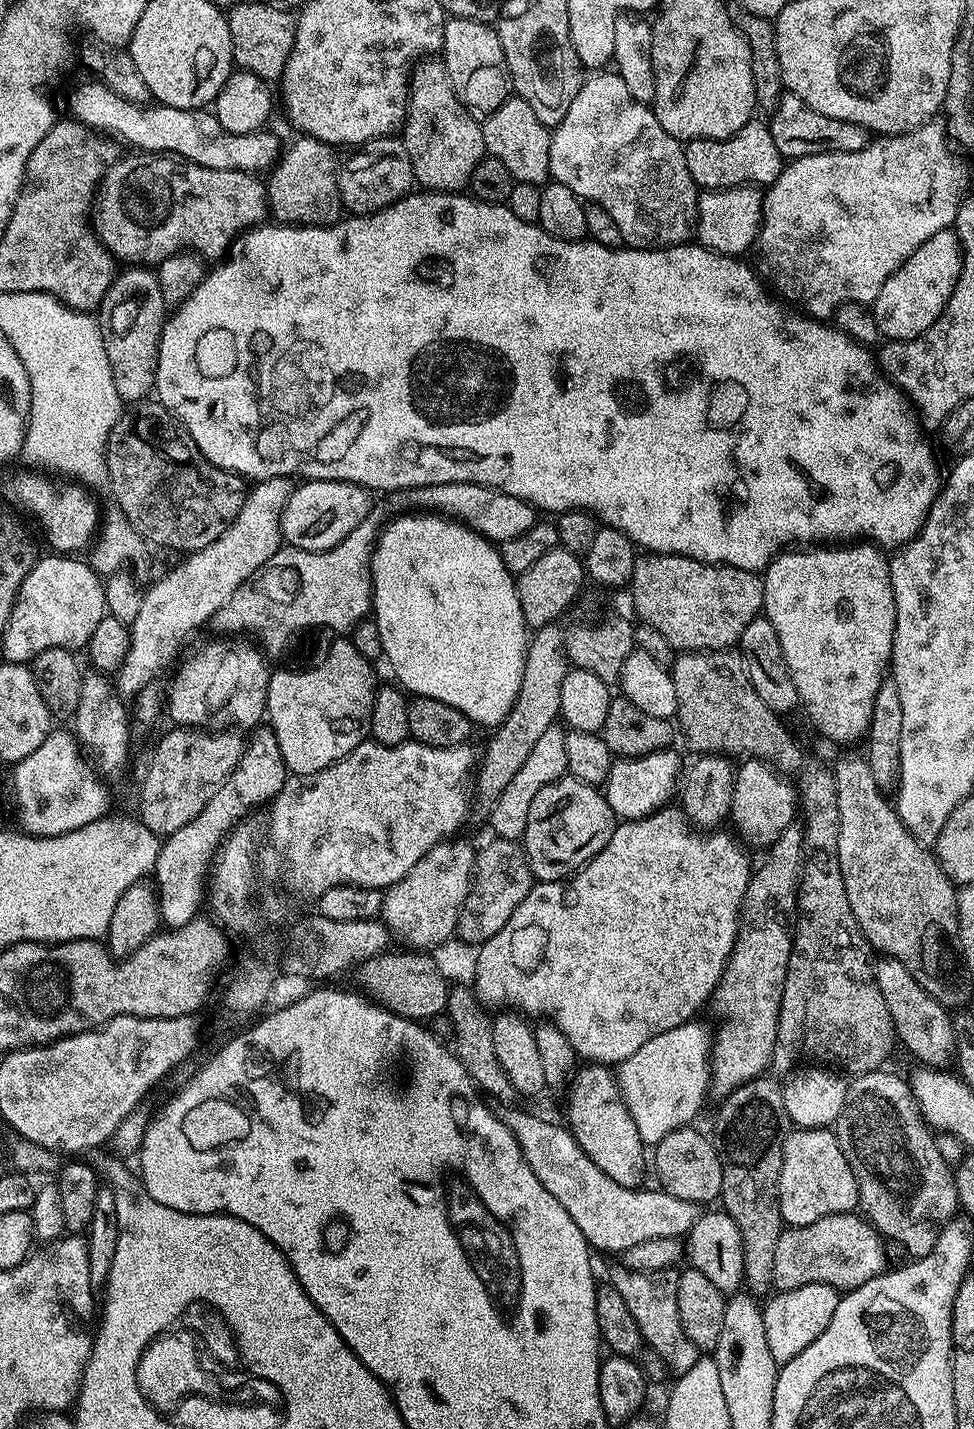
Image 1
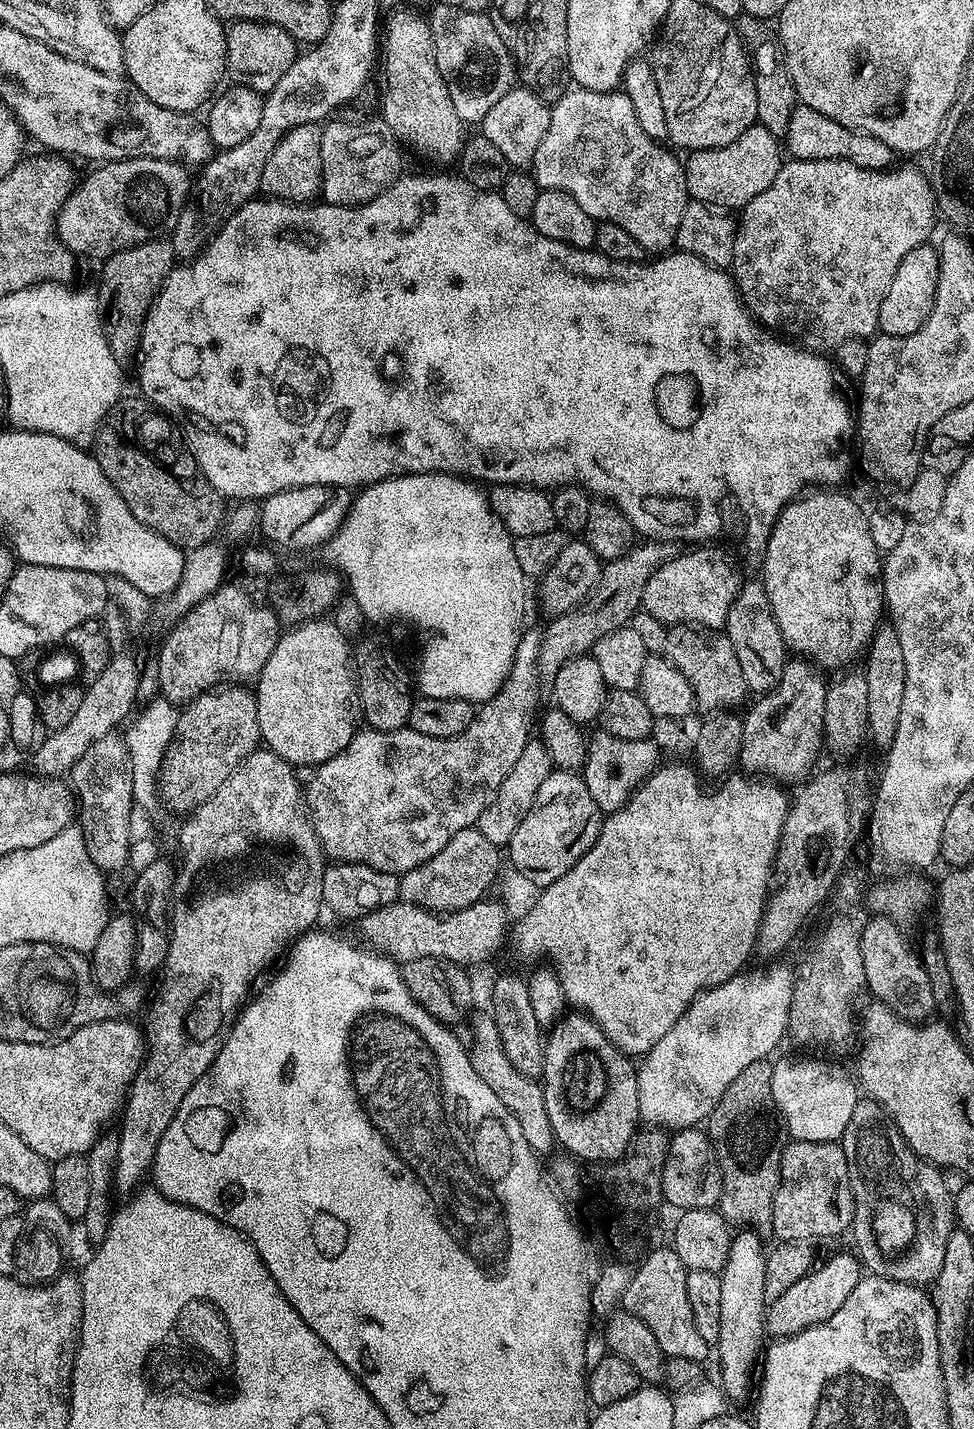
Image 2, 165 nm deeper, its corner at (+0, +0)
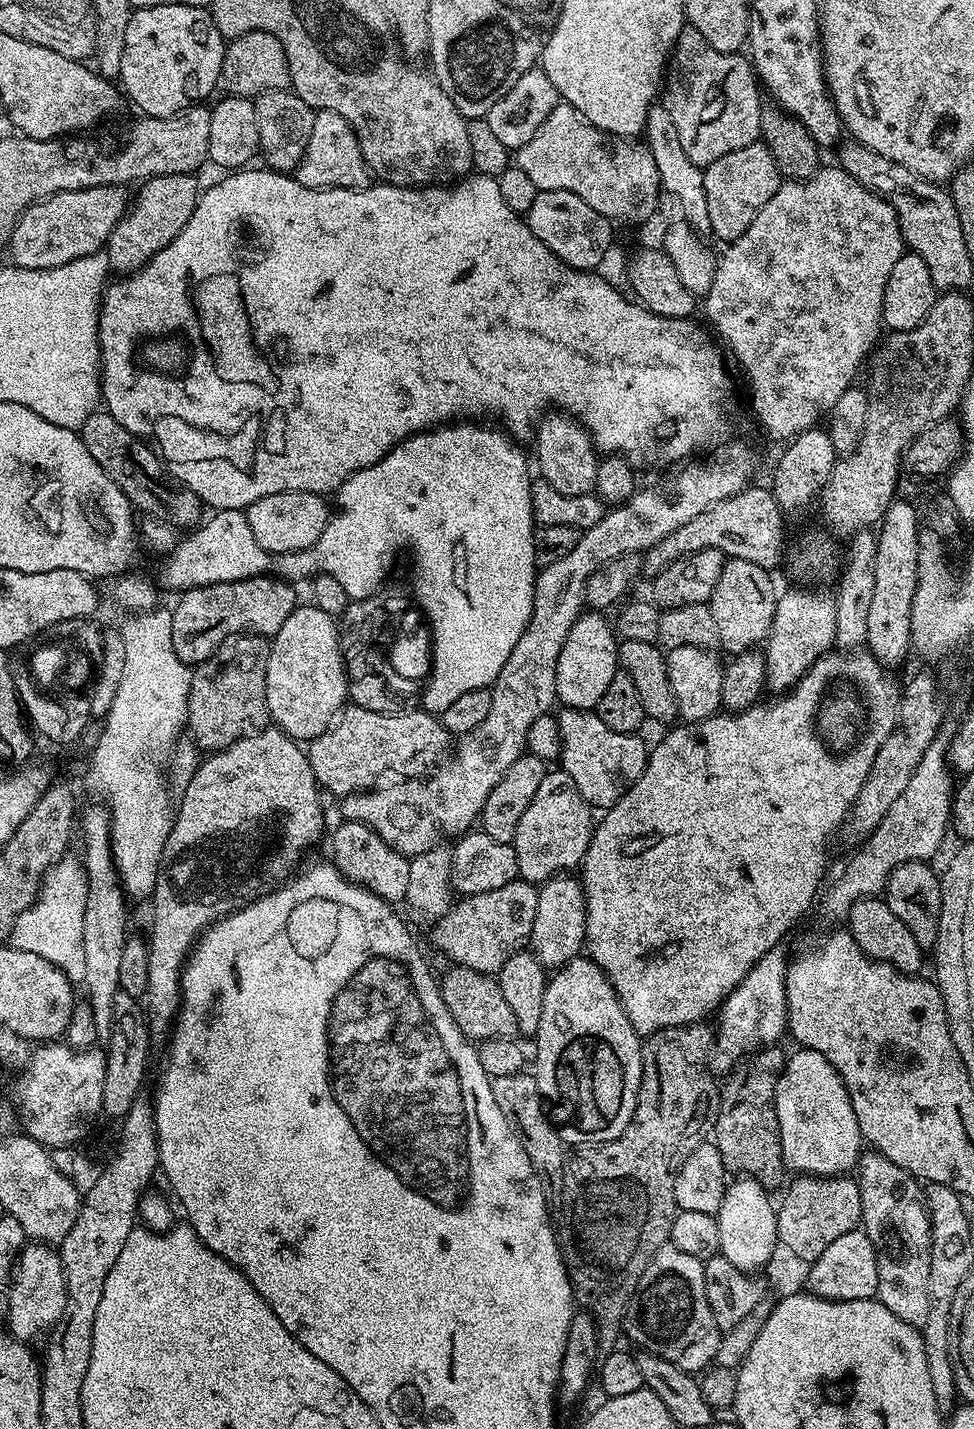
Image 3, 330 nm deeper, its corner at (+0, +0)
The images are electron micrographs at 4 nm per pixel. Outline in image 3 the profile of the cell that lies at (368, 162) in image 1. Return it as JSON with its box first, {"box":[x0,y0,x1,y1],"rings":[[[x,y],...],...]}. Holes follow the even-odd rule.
{"box":[294,110,370,188],"rings":[[[320,110],[314,118],[314,130],[310,130],[310,142],[306,146],[306,154],[294,170],[294,178],[307,188],[367,188],[370,184],[368,163],[360,149],[356,132],[348,124],[342,114],[334,114],[334,110]]]}

